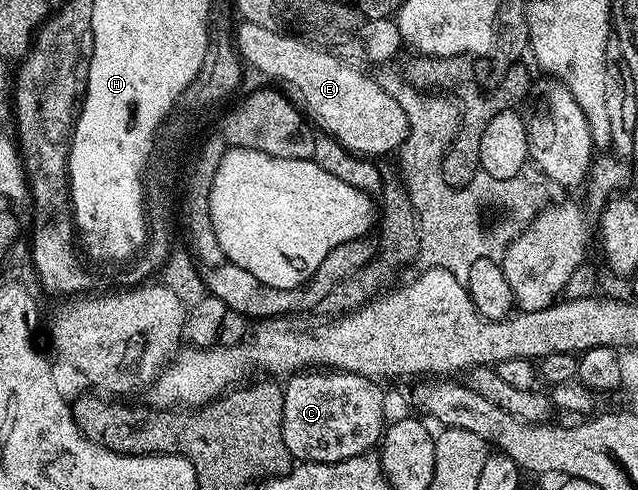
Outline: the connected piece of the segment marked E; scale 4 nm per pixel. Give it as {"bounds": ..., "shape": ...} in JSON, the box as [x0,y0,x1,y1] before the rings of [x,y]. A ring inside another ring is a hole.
{"bounds":[233,22,407,158],"shape":[[[246,22],[240,23],[240,25],[239,33],[237,33],[237,28],[233,36],[238,55],[248,65],[251,63],[261,75],[268,76],[271,79],[268,81],[278,82],[280,85],[287,84],[286,91],[293,94],[294,99],[302,105],[316,129],[322,130],[326,135],[332,136],[337,142],[344,144],[350,152],[368,158],[380,158],[379,156],[385,155],[386,152],[394,153],[403,145],[403,139],[407,137],[405,110],[401,110],[398,100],[386,87],[382,88],[373,77],[363,73],[366,71],[332,59],[332,54],[320,55],[312,43],[308,43],[306,39],[300,38],[298,35]]]}

